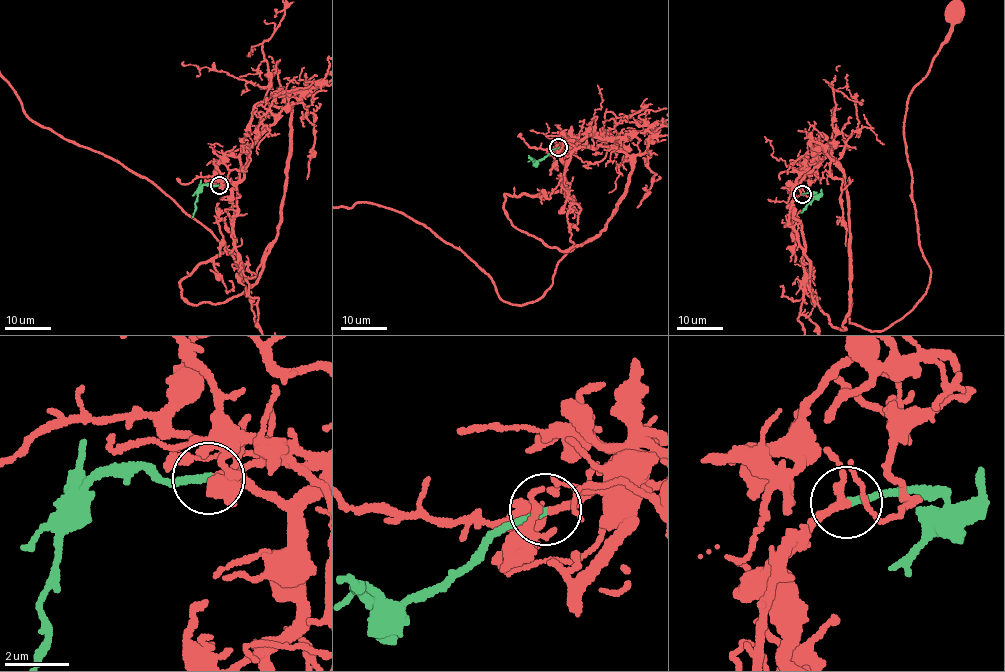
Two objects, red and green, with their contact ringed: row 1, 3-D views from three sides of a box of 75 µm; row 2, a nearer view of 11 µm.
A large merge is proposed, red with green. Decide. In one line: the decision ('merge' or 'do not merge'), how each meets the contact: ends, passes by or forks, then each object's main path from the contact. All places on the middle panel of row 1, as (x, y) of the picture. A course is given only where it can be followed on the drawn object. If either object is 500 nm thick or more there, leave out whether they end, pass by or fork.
merge | red passes by | green ends | red via (559, 147), (562, 189), (503, 208), (579, 245), (517, 305), (408, 216) | green via (558, 147), (537, 160), (528, 155)

